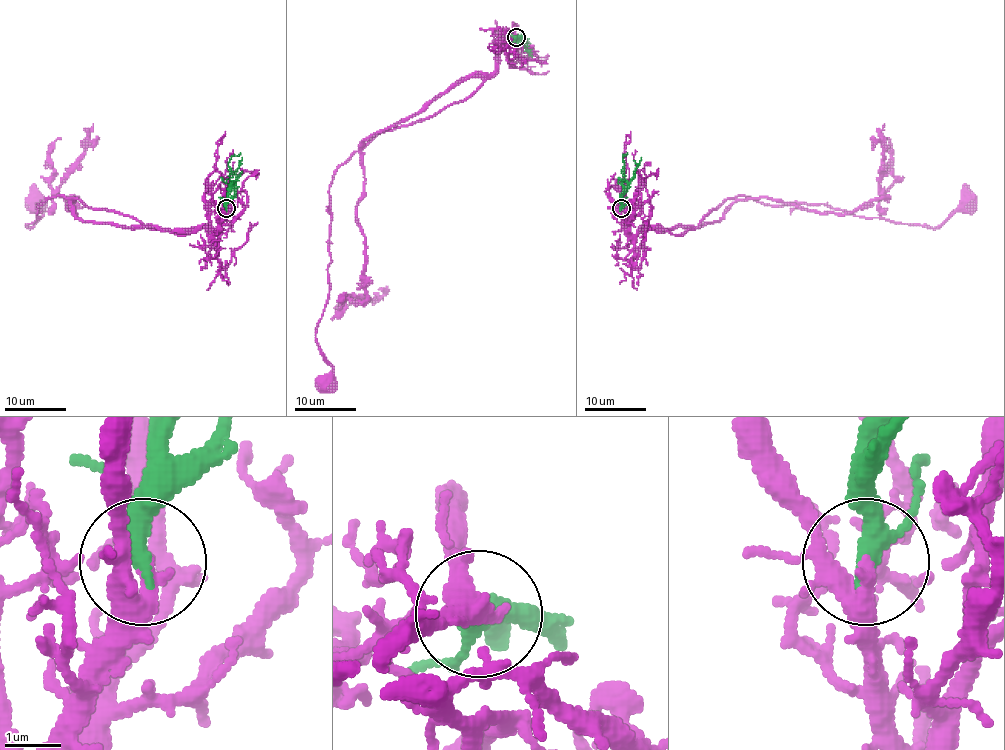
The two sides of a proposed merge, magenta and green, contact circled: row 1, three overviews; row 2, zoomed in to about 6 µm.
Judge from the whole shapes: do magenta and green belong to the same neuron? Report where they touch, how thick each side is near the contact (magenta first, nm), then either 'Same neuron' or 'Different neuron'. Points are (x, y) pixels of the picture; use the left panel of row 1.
Place: (226, 208). Thickness 260 nm (magenta) against 320 nm. Same neuron

